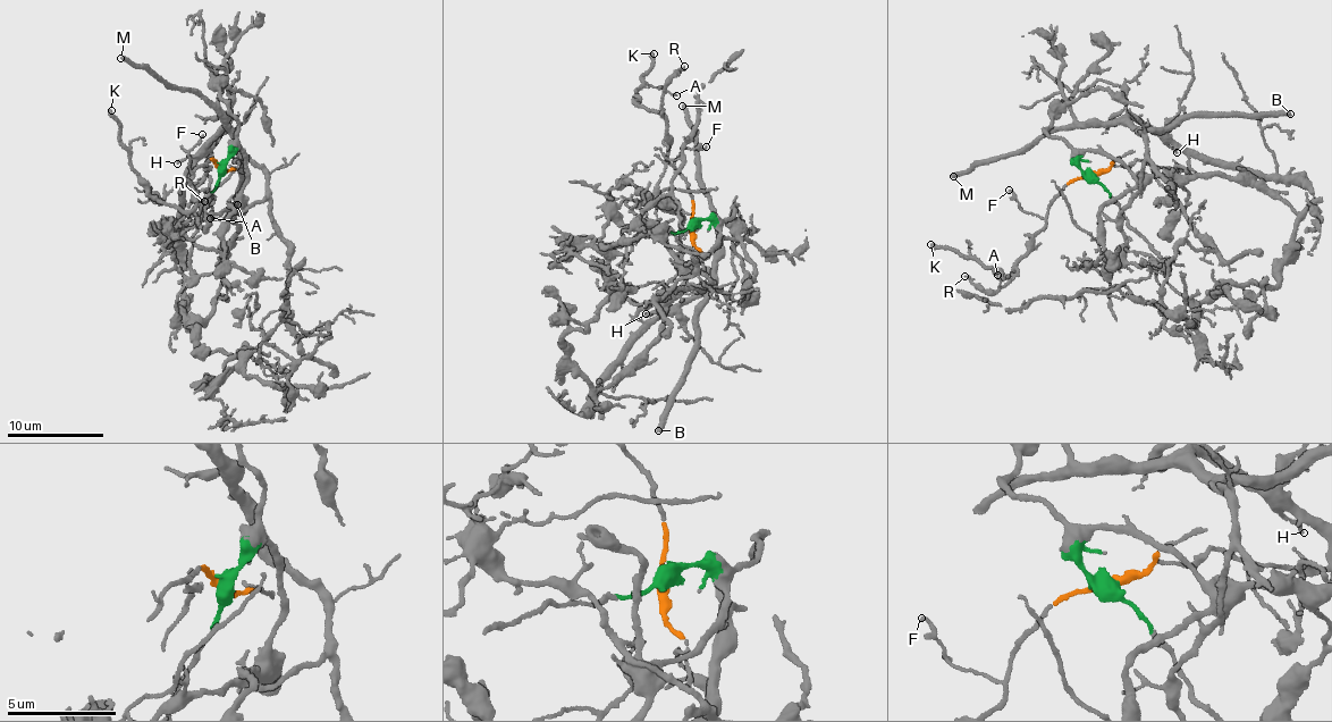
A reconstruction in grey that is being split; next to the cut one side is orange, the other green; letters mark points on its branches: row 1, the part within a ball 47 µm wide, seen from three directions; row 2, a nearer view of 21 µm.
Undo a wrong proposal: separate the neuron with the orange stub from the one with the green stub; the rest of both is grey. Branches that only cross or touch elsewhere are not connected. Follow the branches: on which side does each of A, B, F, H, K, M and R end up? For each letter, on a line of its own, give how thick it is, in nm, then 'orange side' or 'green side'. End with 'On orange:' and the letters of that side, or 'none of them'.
A: calibre 120 nm; orange side
B: calibre 400 nm; green side
F: calibre 110 nm; orange side
H: calibre 180 nm; green side
K: calibre 360 nm; orange side
M: calibre 320 nm; green side
R: calibre 180 nm; orange side
On orange: A, F, K, R

